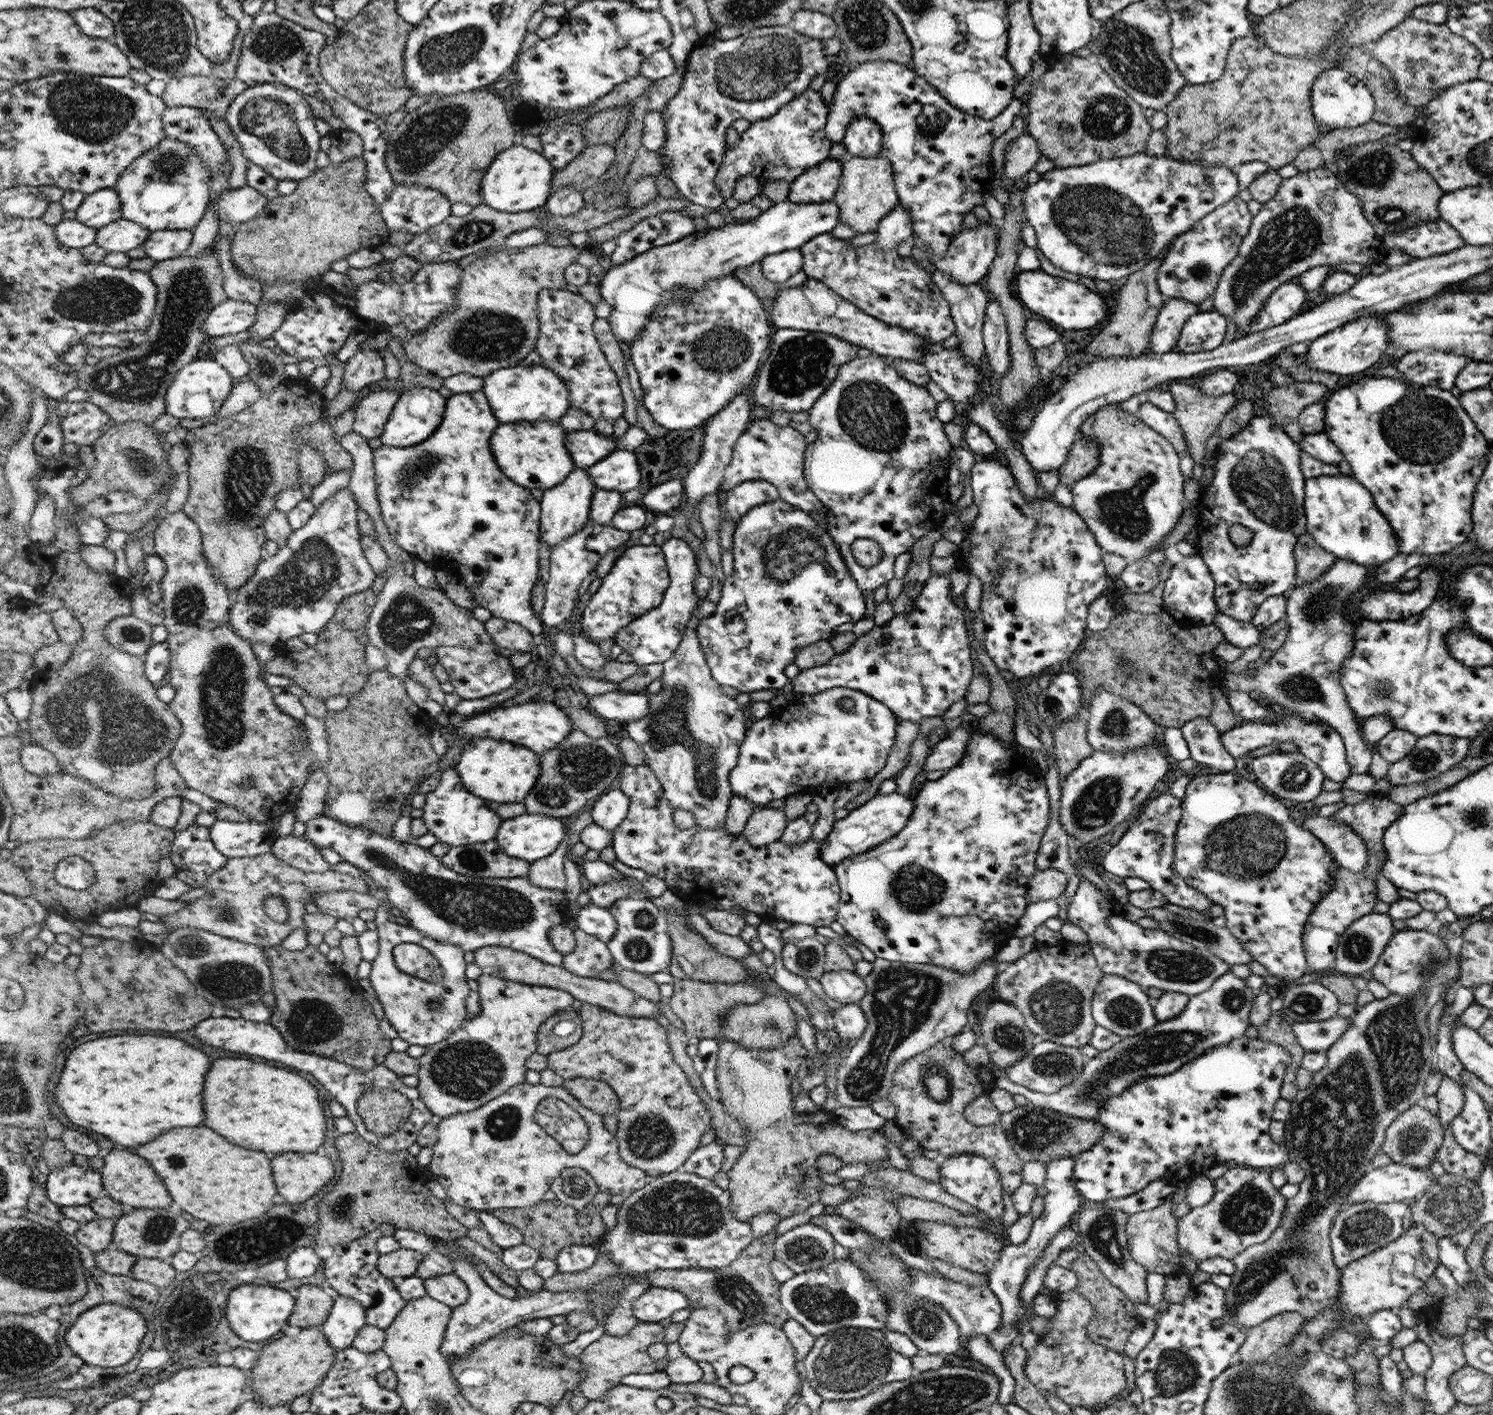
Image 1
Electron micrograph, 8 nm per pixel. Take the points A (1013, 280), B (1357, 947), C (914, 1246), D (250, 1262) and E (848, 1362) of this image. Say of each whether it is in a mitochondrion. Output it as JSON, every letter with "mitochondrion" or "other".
{"A":"other","B":"mitochondrion","C":"other","D":"other","E":"mitochondrion"}

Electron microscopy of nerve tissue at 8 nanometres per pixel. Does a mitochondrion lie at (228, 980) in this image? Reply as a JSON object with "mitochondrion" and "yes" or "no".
{"mitochondrion":"yes"}

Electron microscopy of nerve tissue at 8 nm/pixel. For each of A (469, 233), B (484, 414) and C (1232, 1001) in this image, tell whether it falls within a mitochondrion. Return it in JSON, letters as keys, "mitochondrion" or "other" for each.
{"A":"mitochondrion","B":"other","C":"mitochondrion"}

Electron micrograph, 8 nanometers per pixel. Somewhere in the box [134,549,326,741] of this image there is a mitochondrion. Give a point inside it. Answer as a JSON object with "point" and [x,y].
{"point":[188,606]}

